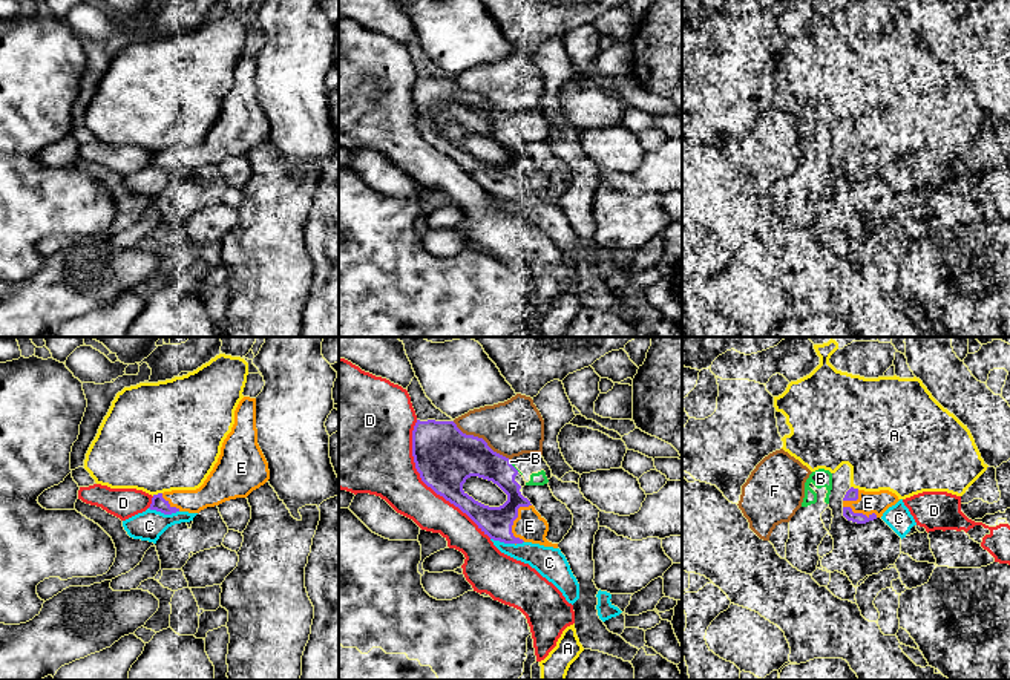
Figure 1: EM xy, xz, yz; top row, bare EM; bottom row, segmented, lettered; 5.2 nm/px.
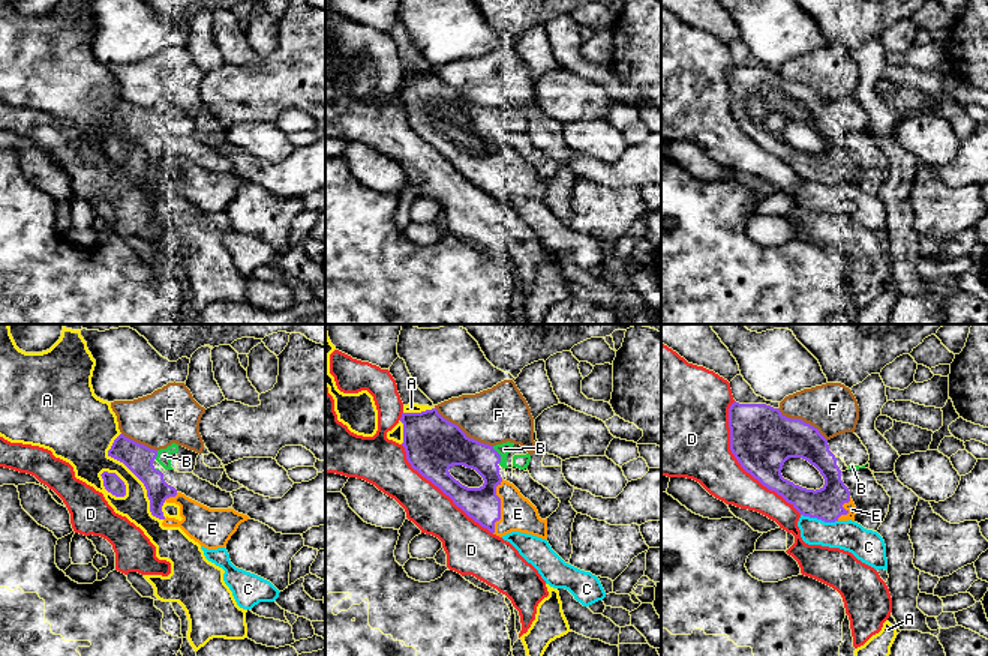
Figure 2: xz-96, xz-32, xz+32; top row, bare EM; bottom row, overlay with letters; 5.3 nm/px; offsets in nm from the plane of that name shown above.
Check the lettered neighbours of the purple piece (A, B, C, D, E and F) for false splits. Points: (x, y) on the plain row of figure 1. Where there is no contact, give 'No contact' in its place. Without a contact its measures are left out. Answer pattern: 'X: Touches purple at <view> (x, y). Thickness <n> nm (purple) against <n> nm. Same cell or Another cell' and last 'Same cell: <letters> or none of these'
A: Touches purple at xy (158, 150). Thickness 80 nm (purple) against 480 nm. Another cell
B: Touches purple at xz (512, 123). Thickness 220 nm (purple) against 20 nm. Another cell
C: Touches purple at xy (164, 170). Thickness 80 nm (purple) against 160 nm. Another cell
D: Touches purple at xz (426, 141). Thickness 320 nm (purple) against 320 nm. Another cell
E: Touches purple at xz (514, 176). Thickness 160 nm (purple) against 160 nm. Same cell
F: Touches purple at xz (482, 95). Thickness 320 nm (purple) against 280 nm. Another cell
Same cell: E

